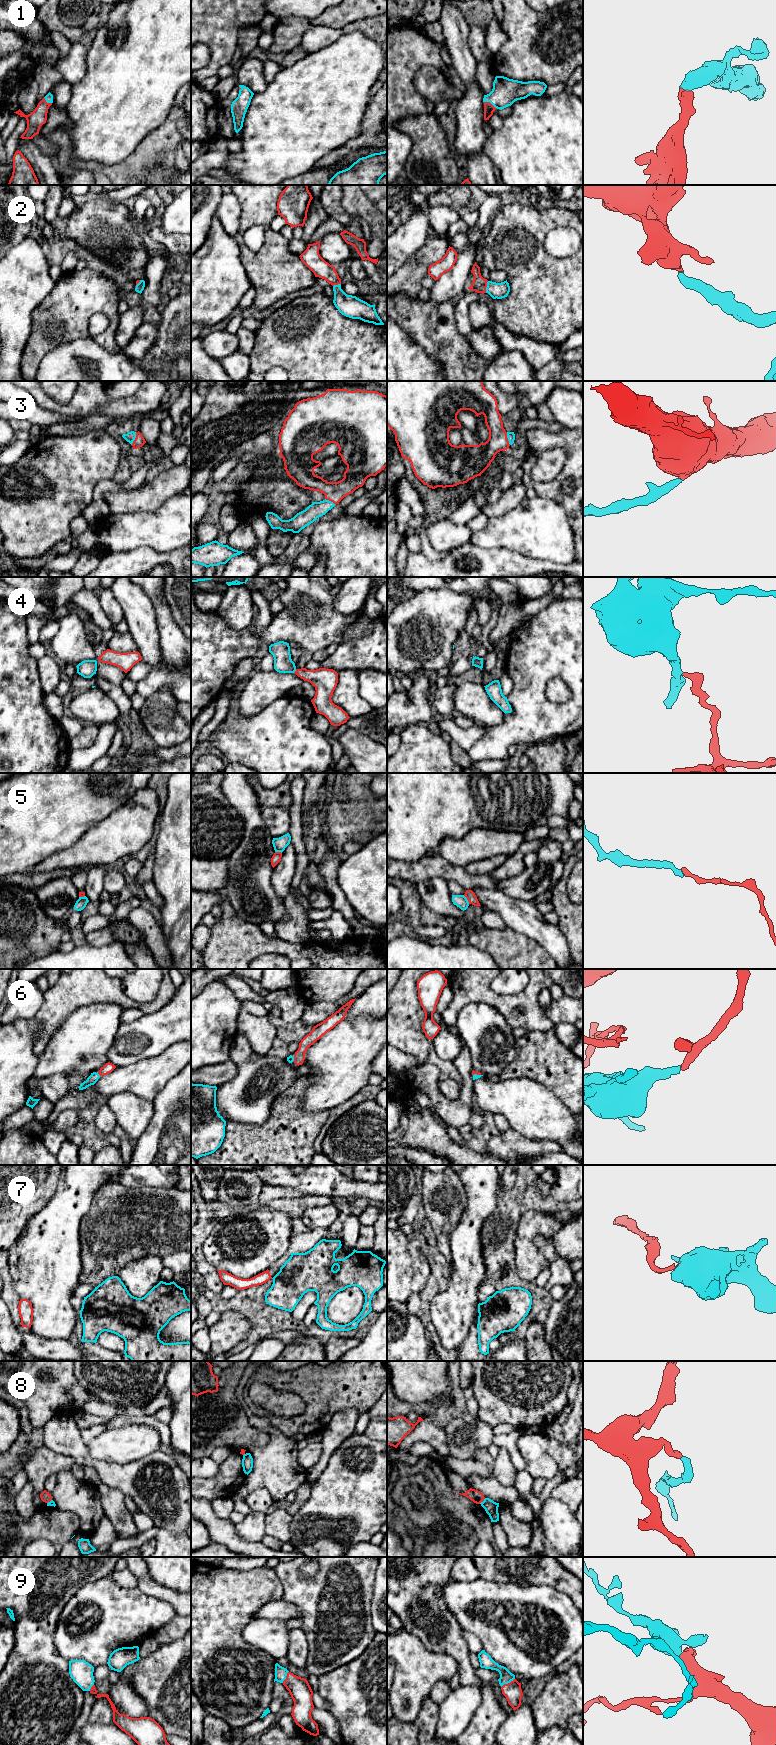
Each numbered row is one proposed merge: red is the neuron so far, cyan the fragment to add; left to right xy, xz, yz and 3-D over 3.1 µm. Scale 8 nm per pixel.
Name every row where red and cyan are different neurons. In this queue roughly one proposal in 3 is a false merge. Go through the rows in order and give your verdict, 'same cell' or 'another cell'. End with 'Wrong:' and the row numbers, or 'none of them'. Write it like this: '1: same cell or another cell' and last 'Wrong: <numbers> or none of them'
1: same cell
2: same cell
3: same cell
4: same cell
5: another cell
6: same cell
7: another cell
8: another cell
9: same cell
Wrong: 5, 7, 8

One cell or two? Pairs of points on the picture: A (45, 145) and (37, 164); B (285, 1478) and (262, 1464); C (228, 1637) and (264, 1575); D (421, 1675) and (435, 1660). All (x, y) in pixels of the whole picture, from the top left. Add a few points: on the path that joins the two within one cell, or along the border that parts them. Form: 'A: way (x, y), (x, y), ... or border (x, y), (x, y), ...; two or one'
A: border (31, 139), (44, 154), (50, 157); two
B: way (279, 1472), (271, 1464), (268, 1464); one
C: way (228, 1622), (228, 1611), (249, 1590); one
D: way (424, 1671), (431, 1664); one

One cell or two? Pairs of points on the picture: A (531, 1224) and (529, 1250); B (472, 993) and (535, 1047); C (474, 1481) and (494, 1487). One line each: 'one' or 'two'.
A: one
B: two
C: one

